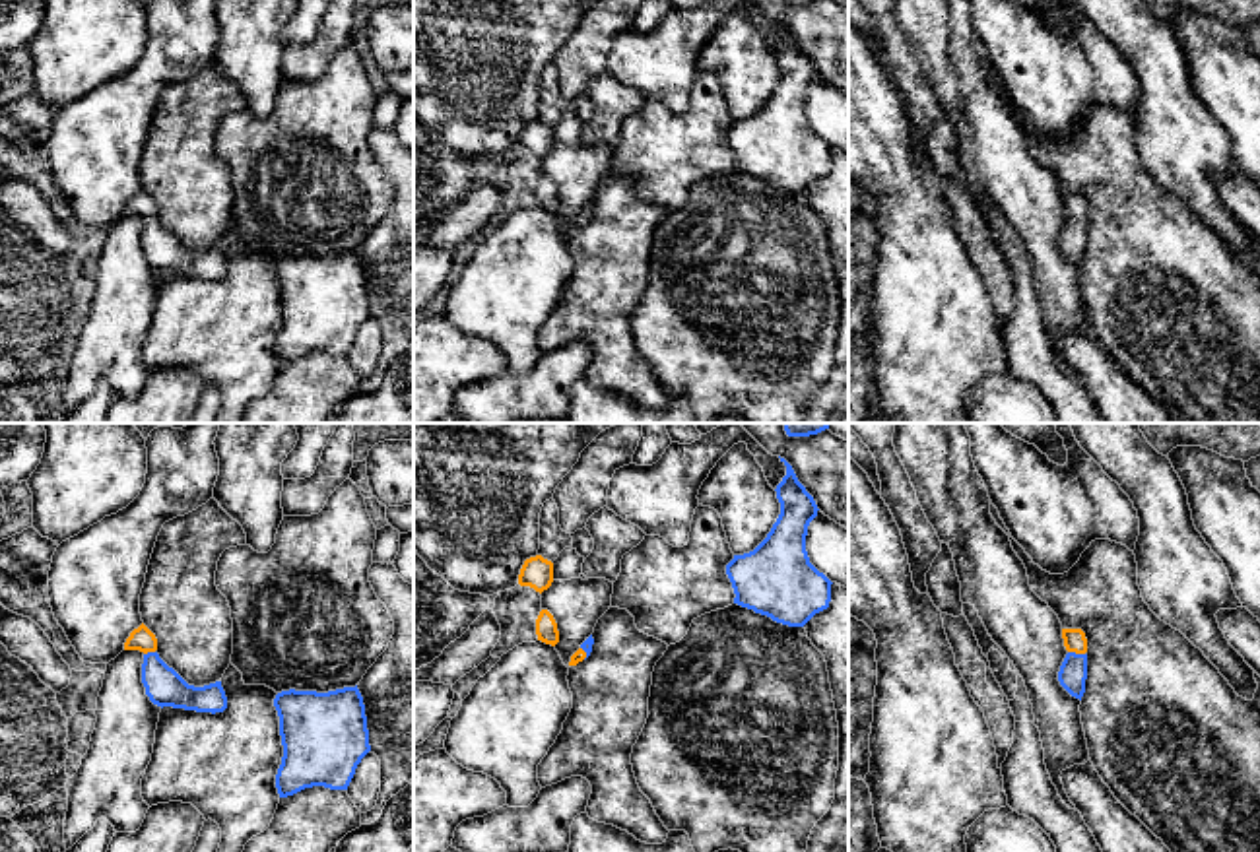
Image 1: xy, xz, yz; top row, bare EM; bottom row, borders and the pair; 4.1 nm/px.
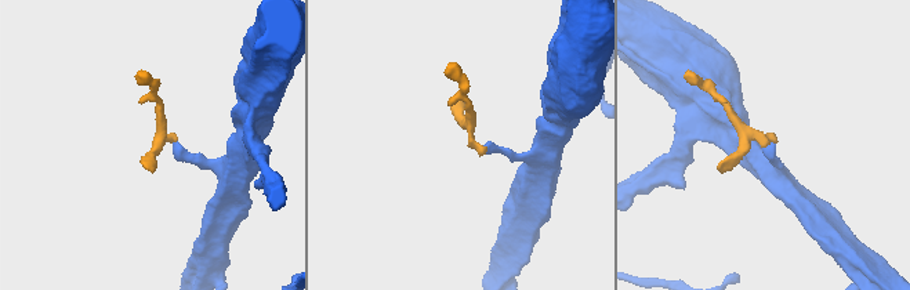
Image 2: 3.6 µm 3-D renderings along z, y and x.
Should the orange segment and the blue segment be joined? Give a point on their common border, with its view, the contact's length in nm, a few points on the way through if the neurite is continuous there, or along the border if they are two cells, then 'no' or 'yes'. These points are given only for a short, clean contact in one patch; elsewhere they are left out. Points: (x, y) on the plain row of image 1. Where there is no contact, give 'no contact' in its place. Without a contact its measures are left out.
meets orange in yz at (1076, 218); contact 70 nm long; runs through yz (1074, 204), (1076, 218), (1072, 239); yes

